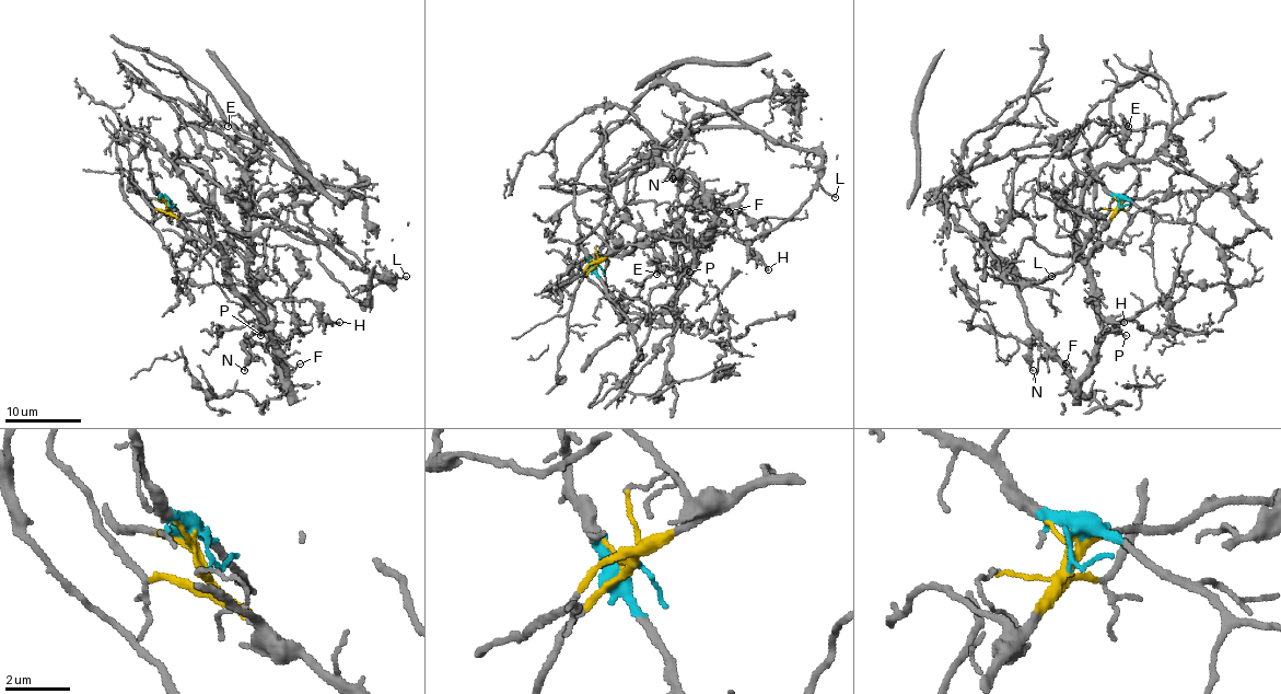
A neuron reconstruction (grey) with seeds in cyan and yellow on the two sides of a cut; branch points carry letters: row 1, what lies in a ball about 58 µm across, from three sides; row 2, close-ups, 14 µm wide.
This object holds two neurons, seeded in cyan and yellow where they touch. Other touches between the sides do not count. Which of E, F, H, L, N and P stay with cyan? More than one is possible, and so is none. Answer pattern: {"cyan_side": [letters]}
{"cyan_side": ["L"]}

